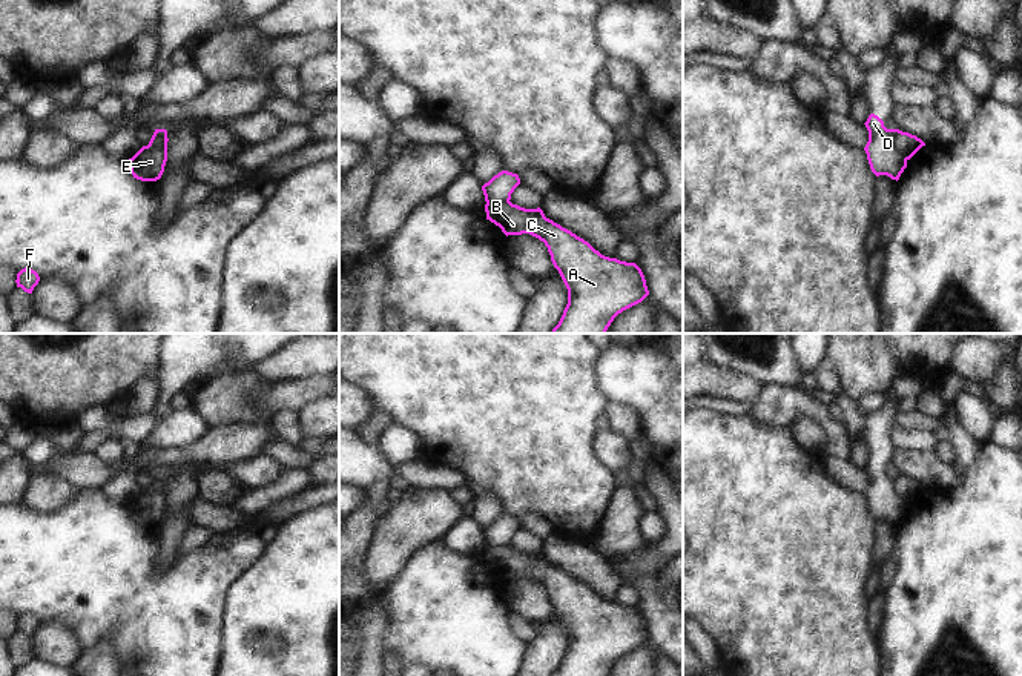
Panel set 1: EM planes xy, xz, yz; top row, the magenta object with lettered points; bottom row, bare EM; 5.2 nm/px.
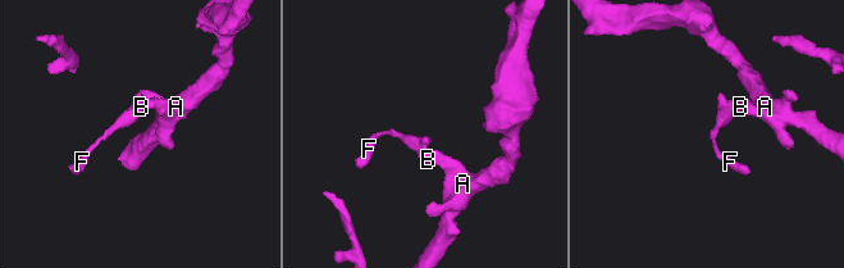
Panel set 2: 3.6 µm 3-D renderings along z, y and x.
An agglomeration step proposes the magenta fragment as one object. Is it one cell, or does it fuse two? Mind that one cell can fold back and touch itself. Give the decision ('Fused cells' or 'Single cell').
Fused cells

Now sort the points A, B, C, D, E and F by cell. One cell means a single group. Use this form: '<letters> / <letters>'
A B C / D E F

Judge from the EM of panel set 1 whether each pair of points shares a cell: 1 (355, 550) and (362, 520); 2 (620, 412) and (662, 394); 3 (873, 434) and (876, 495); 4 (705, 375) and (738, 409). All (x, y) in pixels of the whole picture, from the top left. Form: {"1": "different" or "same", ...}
{"1": "same", "2": "different", "3": "same", "4": "different"}

